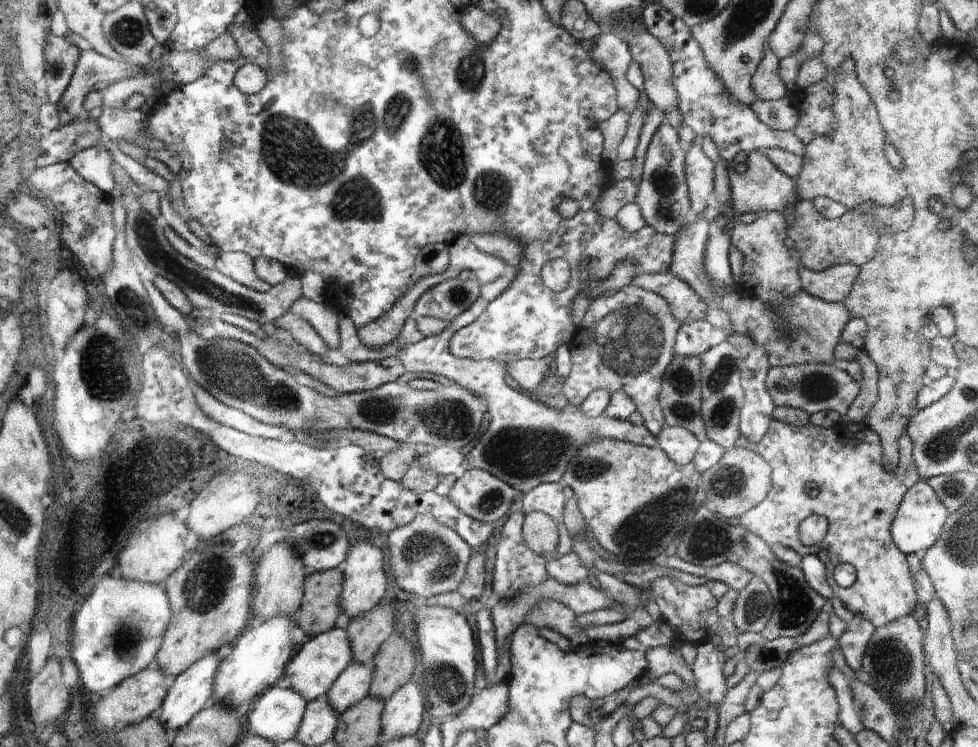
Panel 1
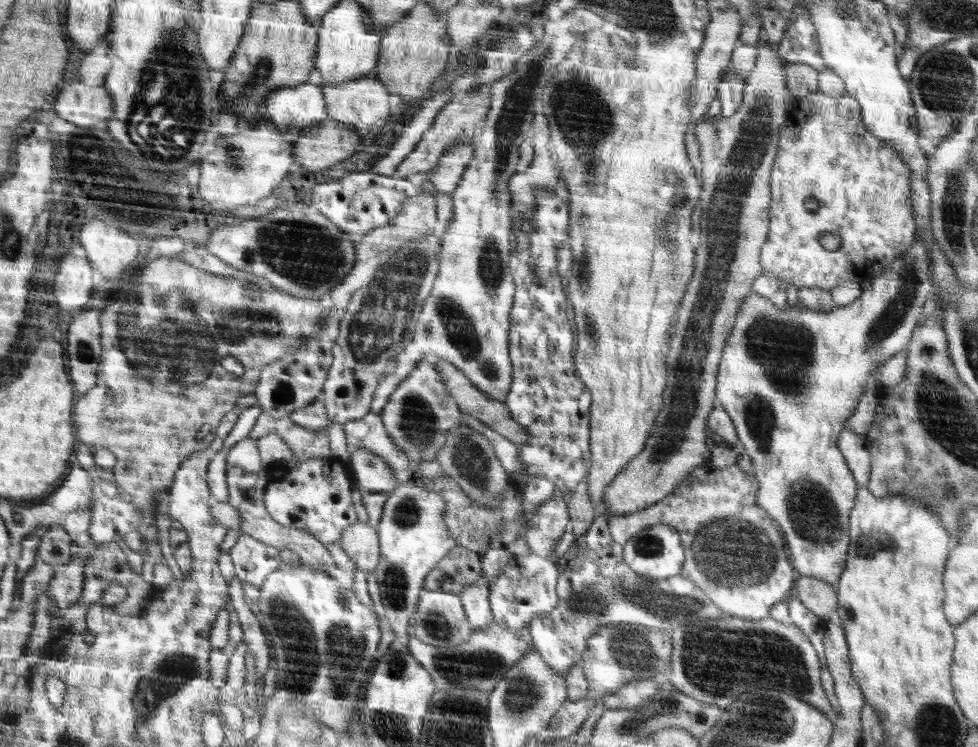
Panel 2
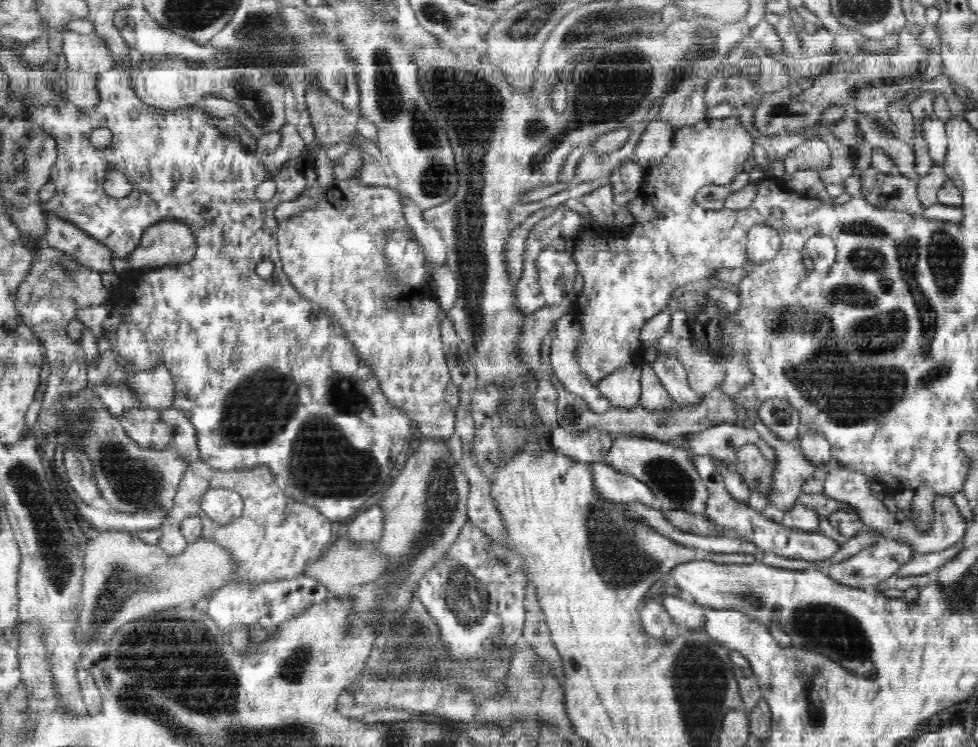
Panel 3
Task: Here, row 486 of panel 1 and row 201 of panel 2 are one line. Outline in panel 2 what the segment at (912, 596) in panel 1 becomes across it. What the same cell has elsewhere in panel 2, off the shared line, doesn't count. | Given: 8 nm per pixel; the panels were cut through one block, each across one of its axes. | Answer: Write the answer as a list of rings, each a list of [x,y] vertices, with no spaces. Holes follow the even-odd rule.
[[[815,93],[798,99],[798,106],[790,113],[790,118],[784,121],[778,137],[777,153],[774,157],[774,164],[770,173],[770,188],[772,202],[769,206],[769,227],[768,237],[761,250],[761,270],[771,272],[776,279],[782,279],[794,286],[800,287],[818,287],[831,291],[851,280],[852,282],[864,283],[869,278],[876,278],[882,275],[887,269],[892,268],[893,262],[903,256],[914,243],[916,236],[915,222],[913,221],[913,210],[910,200],[910,177],[912,172],[909,165],[899,157],[899,154],[891,148],[891,144],[885,144],[885,140],[877,138],[870,134],[865,127],[864,114],[861,112],[860,102],[854,100],[847,93],[842,97],[828,97],[822,93]],[[824,232],[834,232],[839,234],[842,244],[837,250],[827,250],[820,245],[820,236]]]

